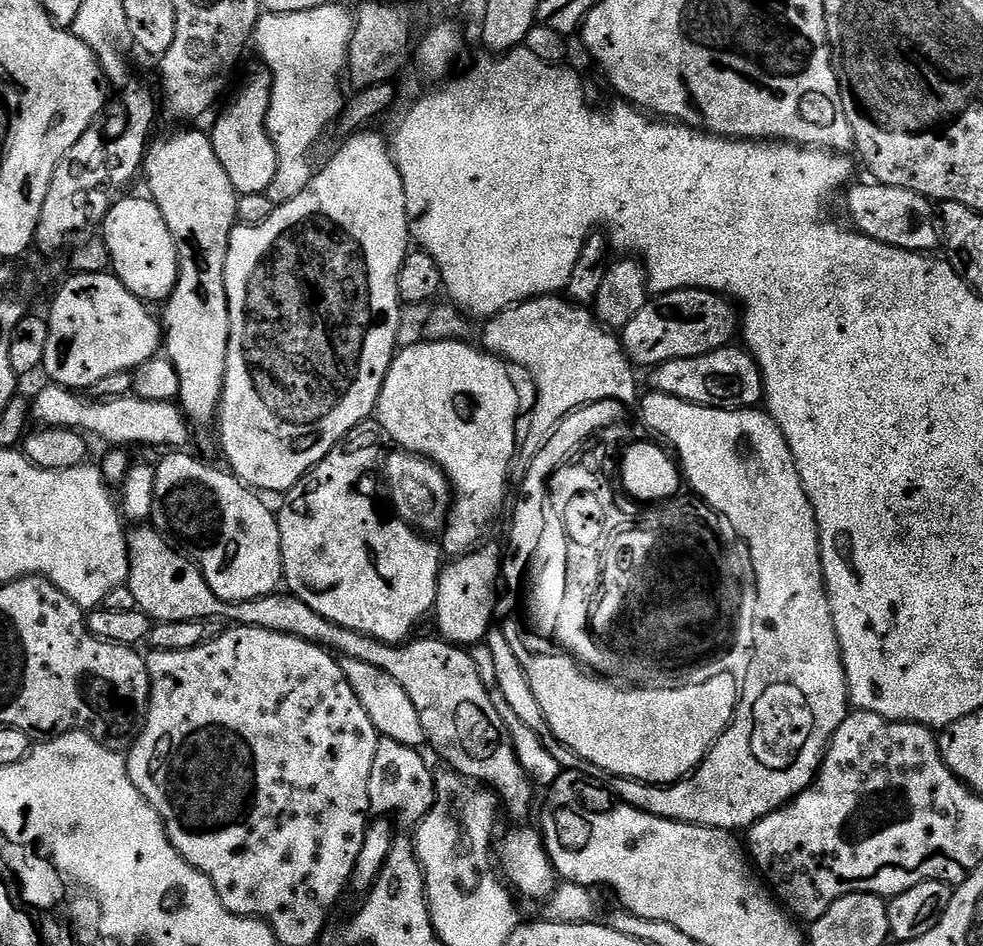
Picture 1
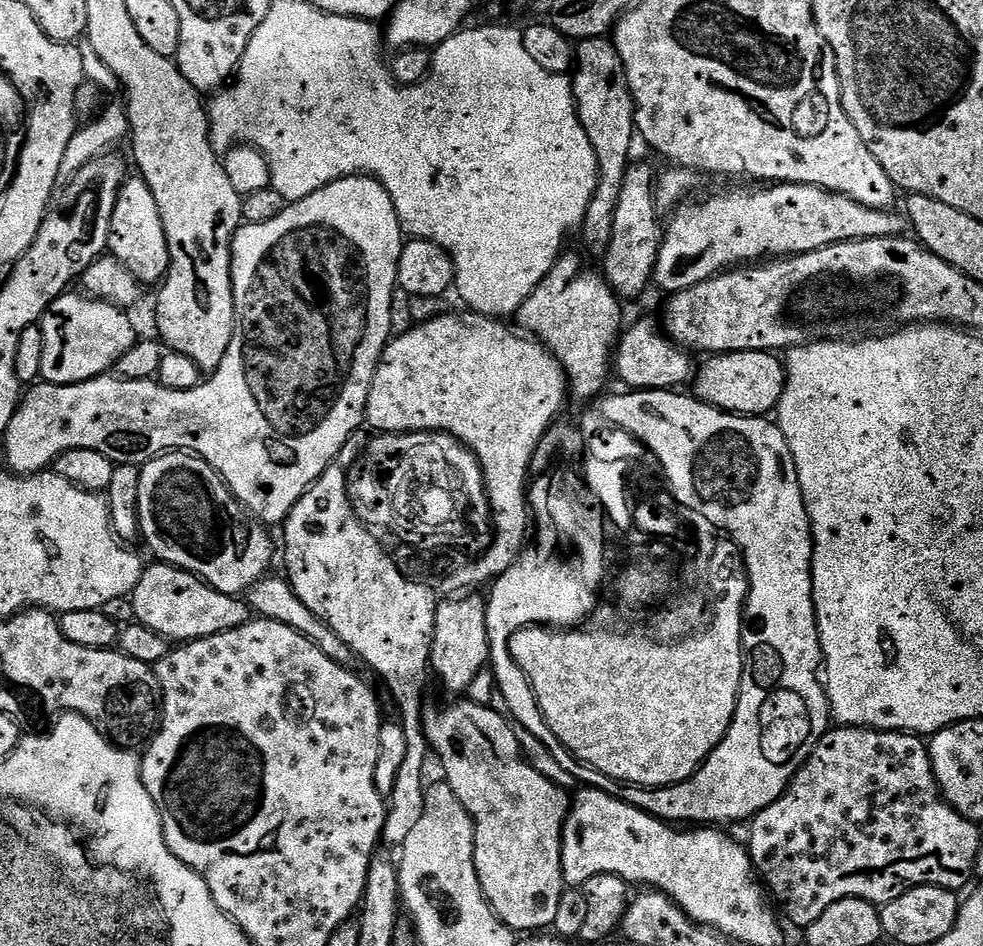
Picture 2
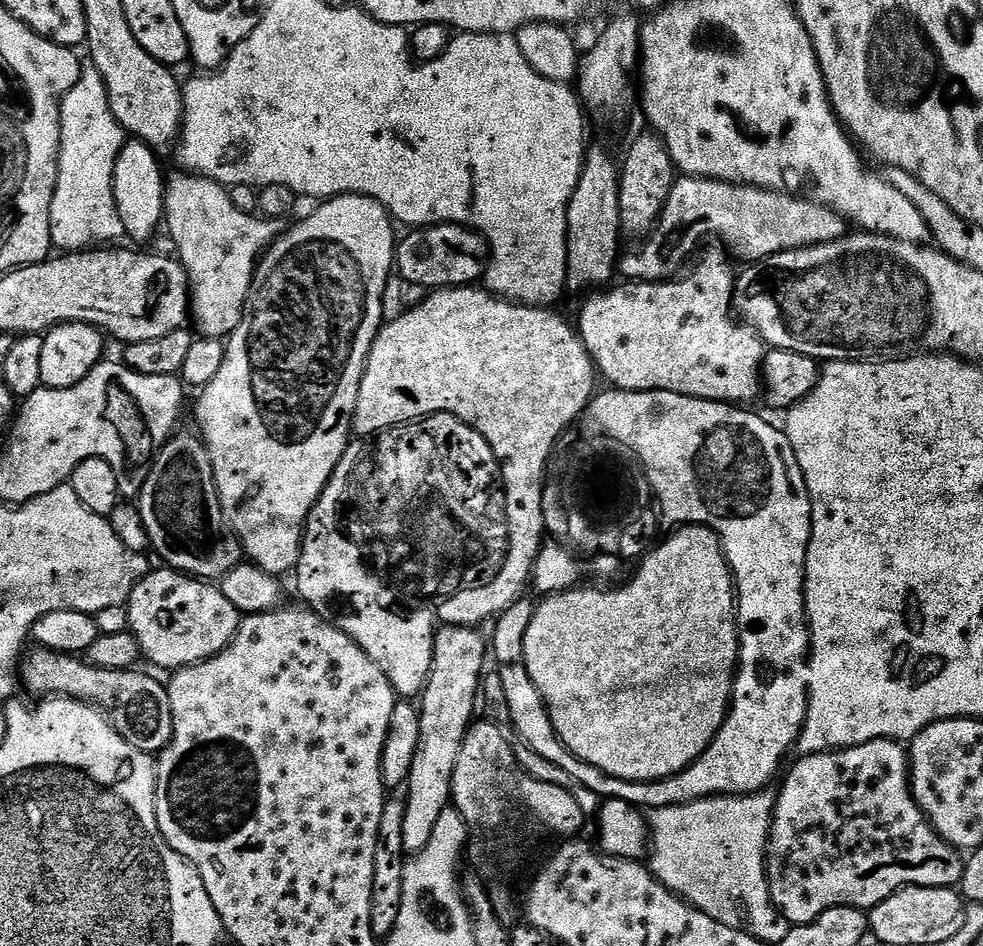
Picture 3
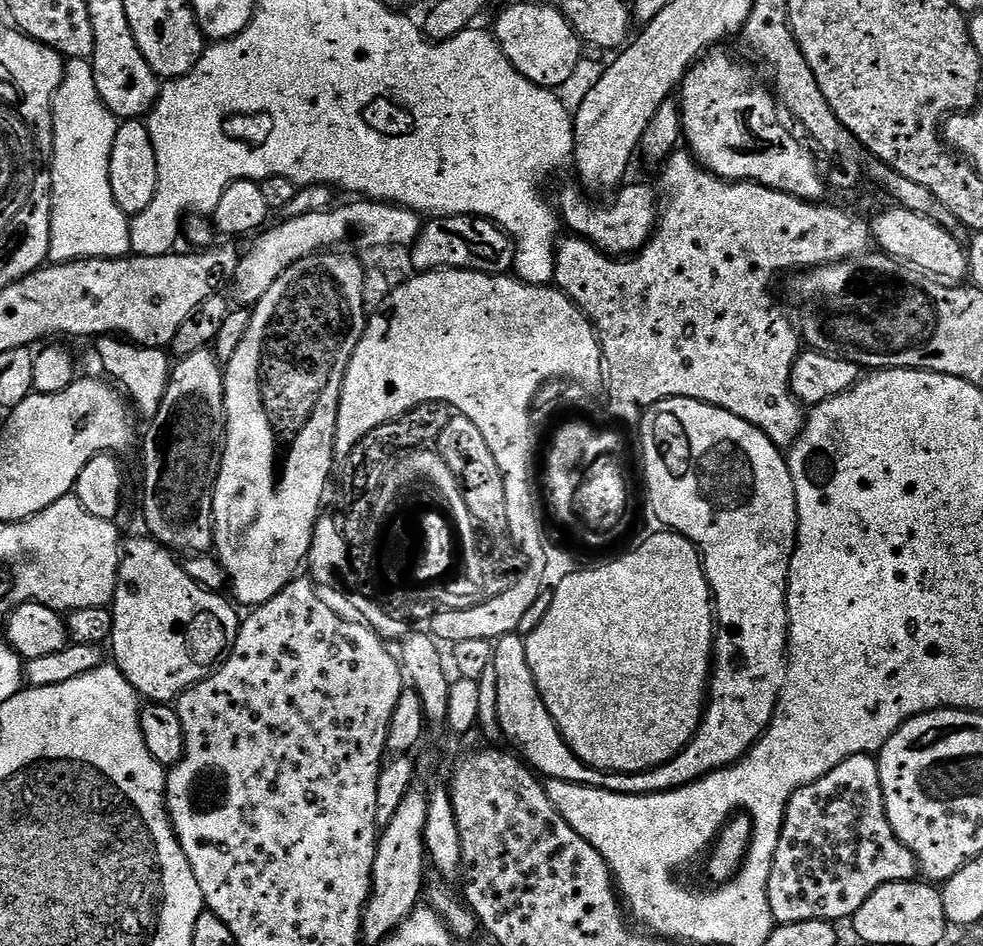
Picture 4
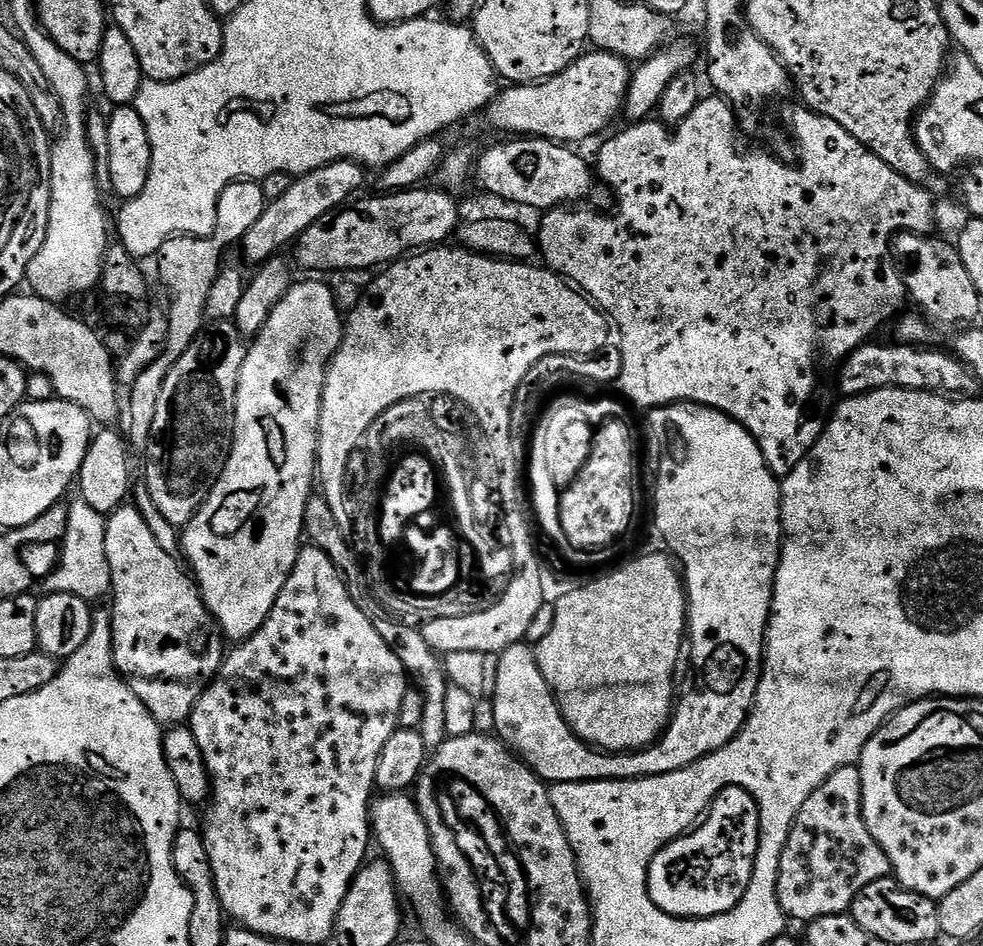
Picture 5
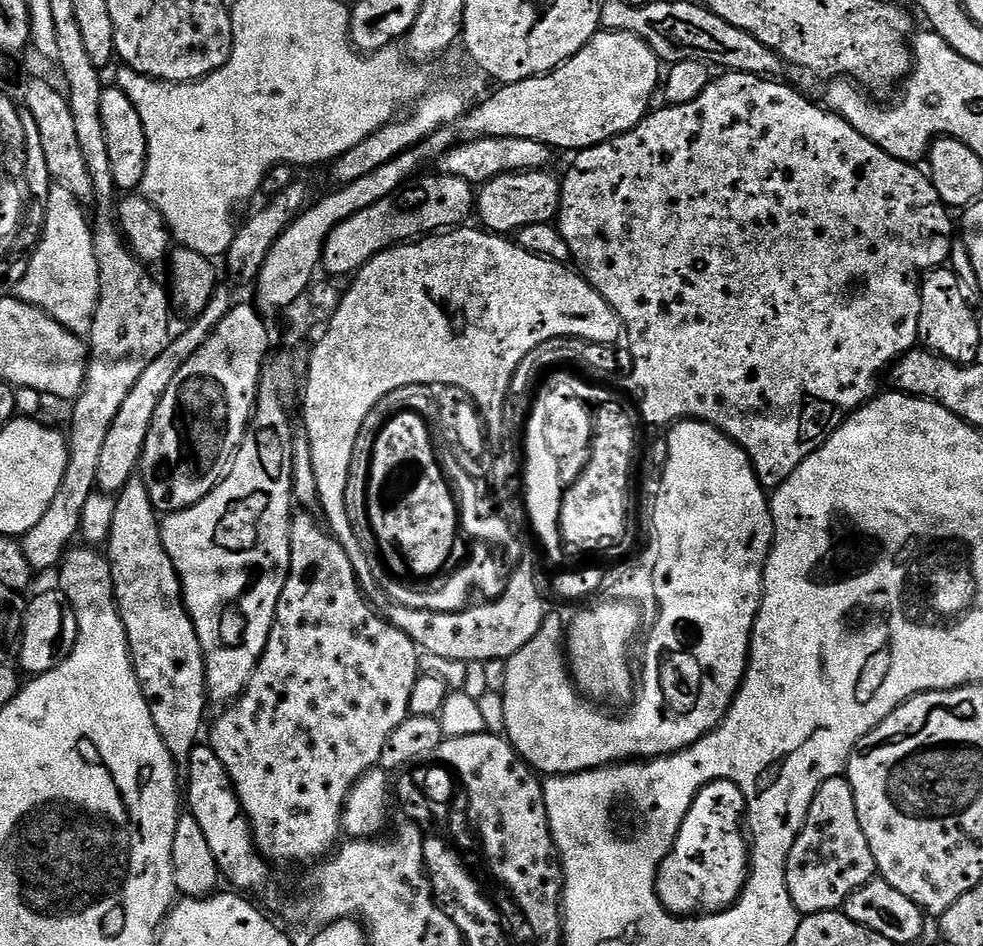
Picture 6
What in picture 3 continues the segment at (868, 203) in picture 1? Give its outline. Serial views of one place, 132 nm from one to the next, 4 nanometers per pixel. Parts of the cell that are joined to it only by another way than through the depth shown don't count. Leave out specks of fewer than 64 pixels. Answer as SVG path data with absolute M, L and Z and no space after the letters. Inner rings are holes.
M684 176L677 179L670 190L660 219L645 239L649 240L637 252L625 251L621 255L618 272L628 282L656 284L659 280L681 275L684 260L691 261L697 255L696 247L711 236L729 253L737 252L742 259L748 260L744 262L764 262L778 252L840 240L846 235L844 227L844 217L833 208L796 194L753 188L727 180L710 180L703 176Z

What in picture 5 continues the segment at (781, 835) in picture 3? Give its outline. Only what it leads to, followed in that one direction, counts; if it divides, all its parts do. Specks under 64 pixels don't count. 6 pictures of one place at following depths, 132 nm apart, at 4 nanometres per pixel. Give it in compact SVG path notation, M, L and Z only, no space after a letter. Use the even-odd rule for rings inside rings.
M859 767L843 768L830 774L830 778L826 778L826 782L822 782L822 786L818 786L818 790L810 794L810 798L806 798L802 810L798 810L798 818L790 830L780 859L776 887L778 902L789 921L813 922L830 915L844 914L851 909L858 894L862 894L862 890L870 886L870 882L885 879L891 871L892 863L886 858L882 846L874 842L874 834L870 834L864 821Z

